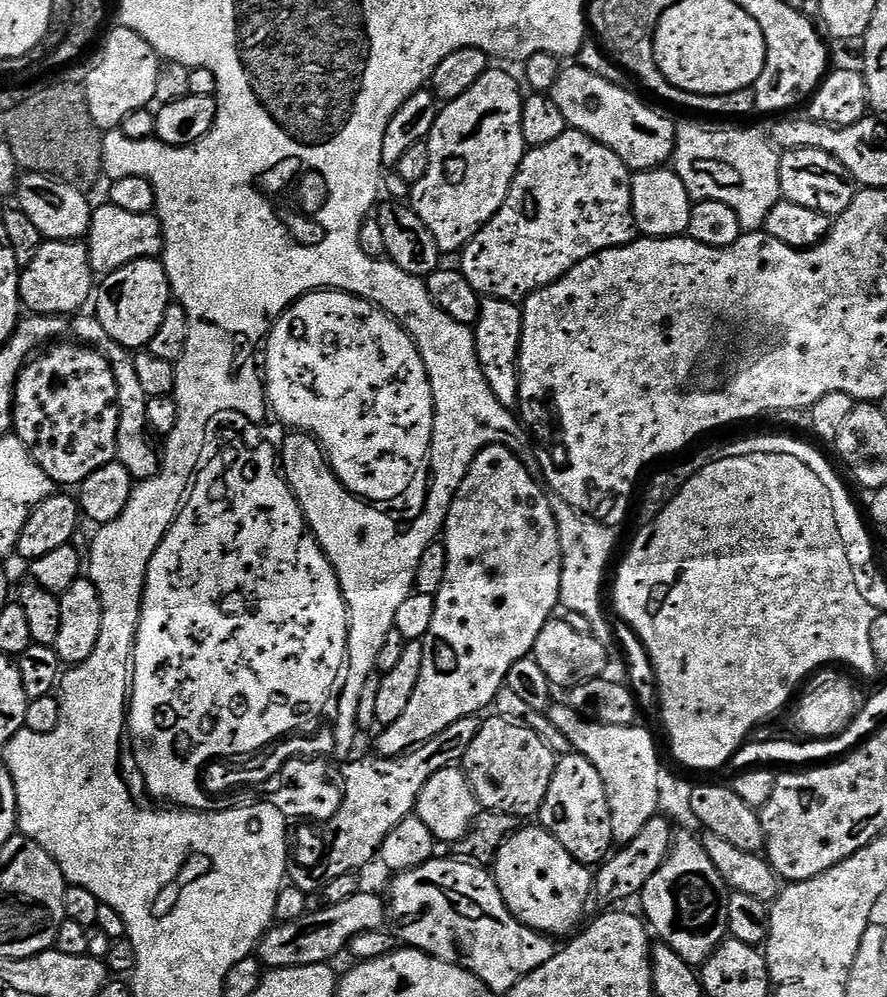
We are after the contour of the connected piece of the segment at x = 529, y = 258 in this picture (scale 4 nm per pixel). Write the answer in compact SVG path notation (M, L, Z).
M569 130L562 138L546 142L546 146L528 148L506 194L506 202L502 202L498 214L459 253L459 272L481 297L523 302L532 292L562 278L578 262L602 250L631 244L638 236L632 213L632 177L633 173L614 150L602 146L585 132Z

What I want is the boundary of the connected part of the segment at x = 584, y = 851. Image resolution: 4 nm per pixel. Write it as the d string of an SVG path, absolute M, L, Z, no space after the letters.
M575 754L559 757L554 778L550 778L550 790L546 790L546 798L538 813L543 828L558 838L578 862L596 866L614 848L611 813L610 802L606 802L606 786L602 786L602 778L598 778L598 770L594 770L589 760Z

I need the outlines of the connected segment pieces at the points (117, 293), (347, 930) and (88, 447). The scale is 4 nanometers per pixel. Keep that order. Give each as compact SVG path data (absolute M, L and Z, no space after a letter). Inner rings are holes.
M159 259L135 260L99 281L94 292L94 314L106 326L106 334L129 350L147 349L158 330L168 305L173 303L172 287Z
M361 890L353 897L337 904L329 904L309 911L302 918L286 924L277 923L264 933L258 945L258 959L265 969L293 968L294 966L314 966L335 961L335 956L351 942L355 936L376 932L389 919L383 895Z
M56 342L32 357L16 379L12 399L14 435L42 466L53 485L79 486L94 470L116 460L120 399L114 370L95 348Z

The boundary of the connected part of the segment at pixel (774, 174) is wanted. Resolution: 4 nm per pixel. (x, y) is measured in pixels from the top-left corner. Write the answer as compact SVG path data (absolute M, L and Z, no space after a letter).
M676 124L676 150L671 163L674 171L684 179L684 185L693 201L713 200L726 202L738 214L738 222L744 232L761 231L774 206L781 200L780 157L773 141L756 128L707 128L704 124Z

